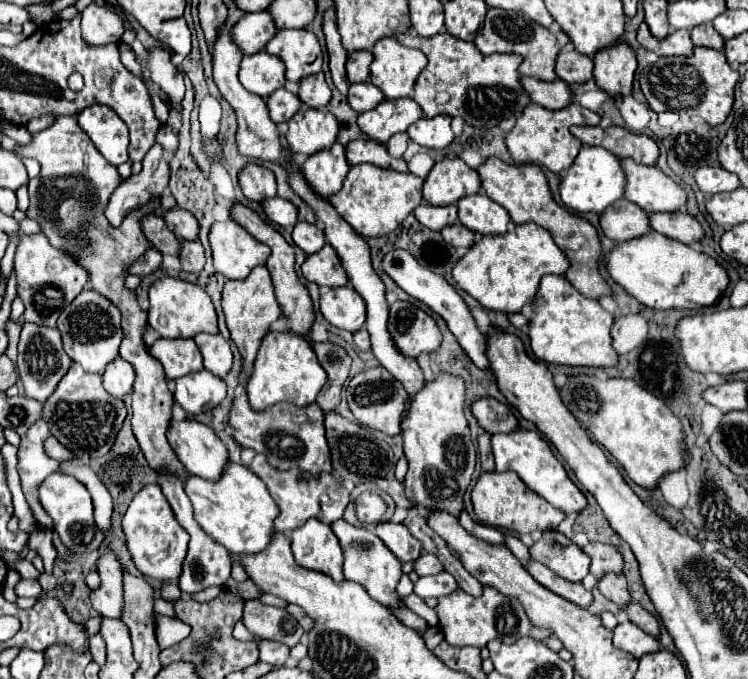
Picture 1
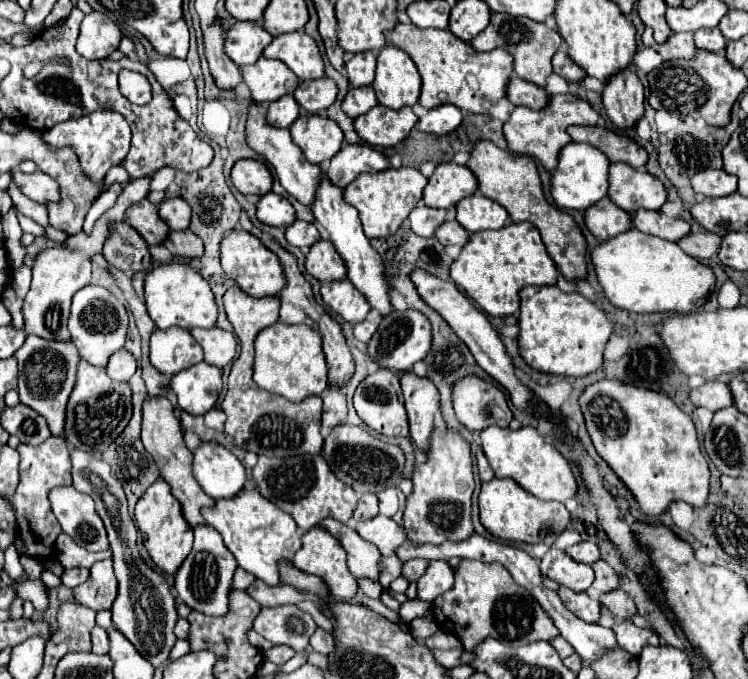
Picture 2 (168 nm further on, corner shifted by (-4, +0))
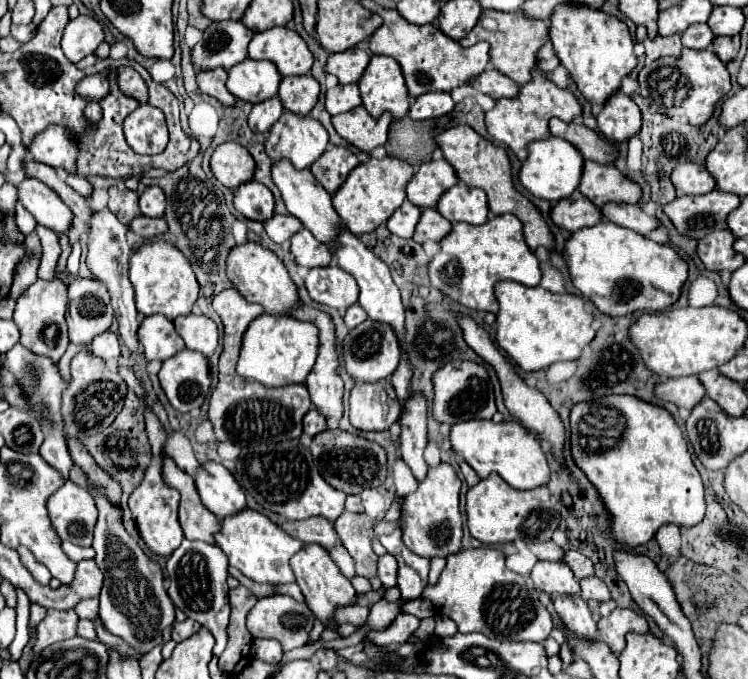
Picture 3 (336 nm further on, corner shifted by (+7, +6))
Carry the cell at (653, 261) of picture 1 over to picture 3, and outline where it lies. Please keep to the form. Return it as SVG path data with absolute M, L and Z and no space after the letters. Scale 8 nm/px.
M612 222L572 232L564 244L562 256L574 288L606 316L626 316L638 310L664 310L678 300L680 288L688 278L688 264L674 248L656 244Z

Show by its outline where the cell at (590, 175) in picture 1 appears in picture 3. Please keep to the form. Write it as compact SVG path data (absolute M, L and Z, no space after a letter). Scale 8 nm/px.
M548 136L544 140L536 140L528 144L528 158L520 166L518 182L536 198L558 202L570 196L578 188L582 166L584 166L584 158L572 144L568 144L566 140Z

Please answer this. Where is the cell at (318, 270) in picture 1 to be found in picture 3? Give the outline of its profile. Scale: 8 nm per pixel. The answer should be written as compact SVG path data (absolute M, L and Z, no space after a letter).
M302 228L296 236L292 236L290 242L292 242L292 254L298 266L304 266L304 268L328 266L332 260L332 252L328 252L328 248L320 244L306 228Z

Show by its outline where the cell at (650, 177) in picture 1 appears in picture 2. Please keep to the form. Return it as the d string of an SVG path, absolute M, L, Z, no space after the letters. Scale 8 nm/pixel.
M623 162L611 164L609 178L611 184L607 196L629 214L639 208L661 210L667 200L667 190L663 182L657 176L649 174L645 168L635 170Z

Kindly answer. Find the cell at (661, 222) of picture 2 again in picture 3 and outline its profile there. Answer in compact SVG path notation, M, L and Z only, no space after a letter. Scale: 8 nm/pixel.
M610 202L610 204L604 204L602 208L602 216L618 226L624 226L624 228L630 228L638 234L648 234L652 232L656 226L658 226L658 220L648 216L638 204L616 204L616 202Z

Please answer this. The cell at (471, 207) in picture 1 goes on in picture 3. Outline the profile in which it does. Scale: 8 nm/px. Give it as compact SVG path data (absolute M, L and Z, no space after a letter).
M456 184L446 190L436 210L450 222L468 222L468 224L484 224L488 220L488 202L486 194L480 188Z

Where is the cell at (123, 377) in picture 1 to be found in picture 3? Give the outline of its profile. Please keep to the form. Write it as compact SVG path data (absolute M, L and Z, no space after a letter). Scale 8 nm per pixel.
M102 332L102 336L96 336L92 340L92 354L104 358L104 360L112 360L120 356L120 342L118 336L114 332Z

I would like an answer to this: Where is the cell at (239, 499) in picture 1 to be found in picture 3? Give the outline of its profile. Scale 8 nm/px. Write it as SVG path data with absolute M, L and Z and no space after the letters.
M250 508L222 520L222 530L216 534L216 544L228 556L230 566L238 568L244 576L260 584L288 584L294 582L294 572L288 560L304 548L304 542L288 536L282 528L278 528L270 518Z

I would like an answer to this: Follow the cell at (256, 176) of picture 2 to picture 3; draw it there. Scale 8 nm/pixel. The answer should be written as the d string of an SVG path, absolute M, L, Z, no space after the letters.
M224 142L216 146L212 158L210 158L210 170L214 178L226 186L226 188L238 188L240 184L246 184L254 176L254 158L250 152L236 144L236 142Z

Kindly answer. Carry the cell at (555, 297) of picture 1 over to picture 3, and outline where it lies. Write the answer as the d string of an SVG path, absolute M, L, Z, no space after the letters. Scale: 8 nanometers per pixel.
M498 282L494 292L500 304L496 314L496 344L524 372L536 372L560 360L580 358L584 346L590 344L596 334L592 314L586 312L580 296L552 294L540 286L528 288L516 282Z

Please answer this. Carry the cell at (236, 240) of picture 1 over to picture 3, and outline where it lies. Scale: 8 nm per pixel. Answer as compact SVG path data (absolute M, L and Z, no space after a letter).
M248 242L244 246L236 246L230 256L228 256L228 278L232 280L234 288L248 300L264 306L264 312L274 314L274 316L284 316L290 314L294 308L298 308L300 298L298 298L298 288L294 280L290 278L284 262L270 252L268 248Z

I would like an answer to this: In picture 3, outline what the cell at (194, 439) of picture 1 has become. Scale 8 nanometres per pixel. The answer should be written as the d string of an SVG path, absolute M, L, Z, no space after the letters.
M206 462L198 468L196 488L202 504L214 512L218 520L224 520L246 508L244 490L238 486L234 476L218 462Z

